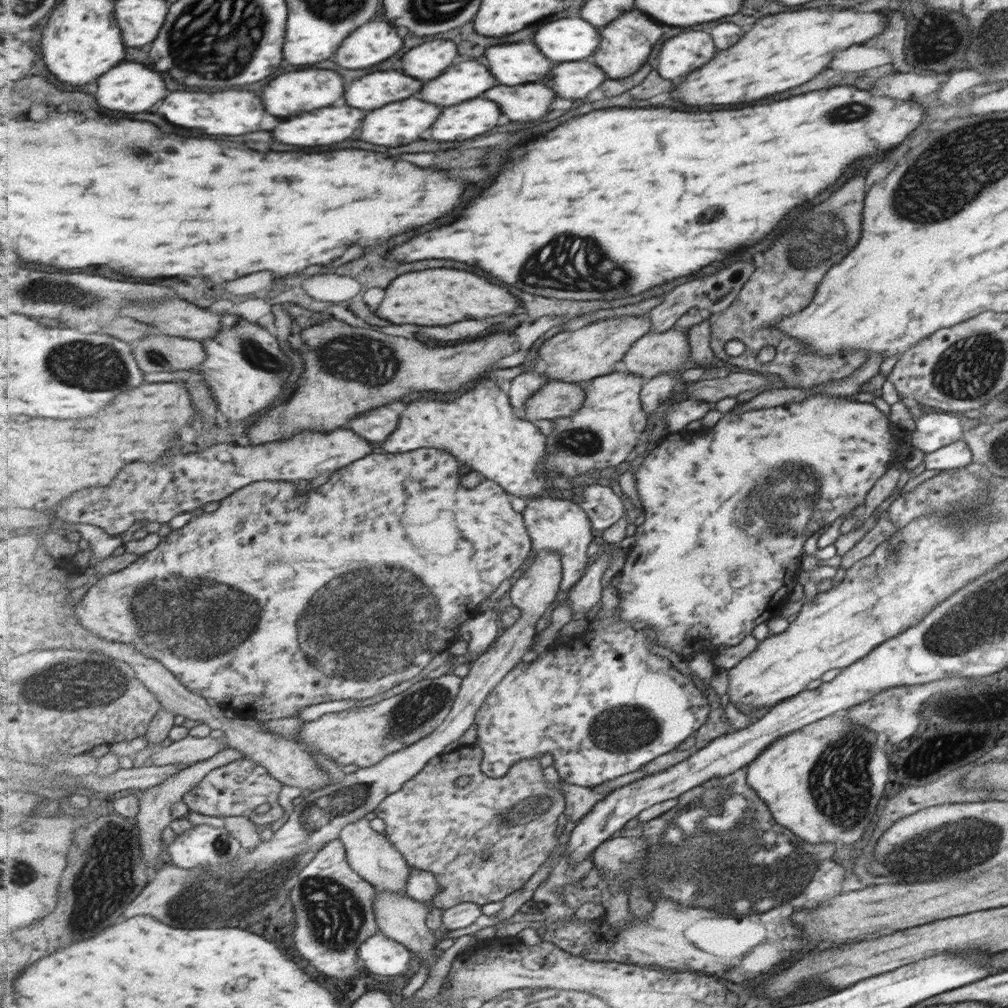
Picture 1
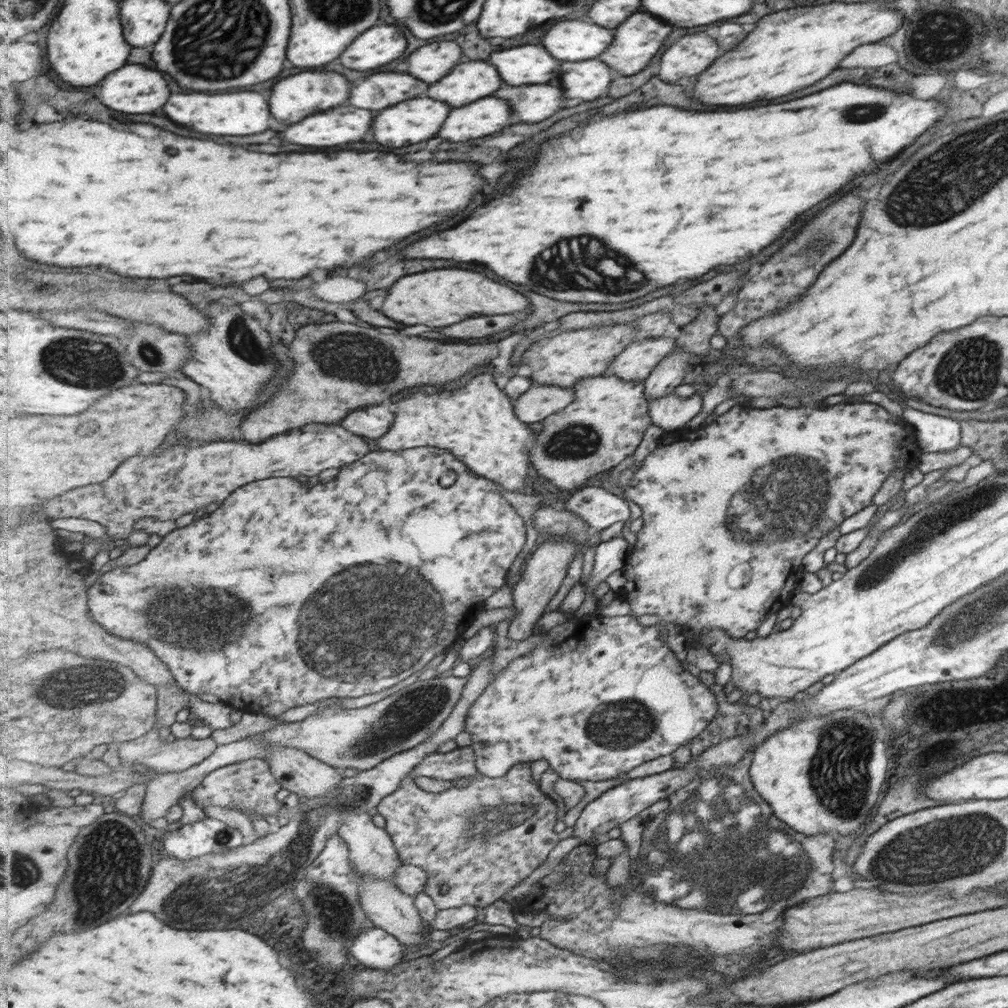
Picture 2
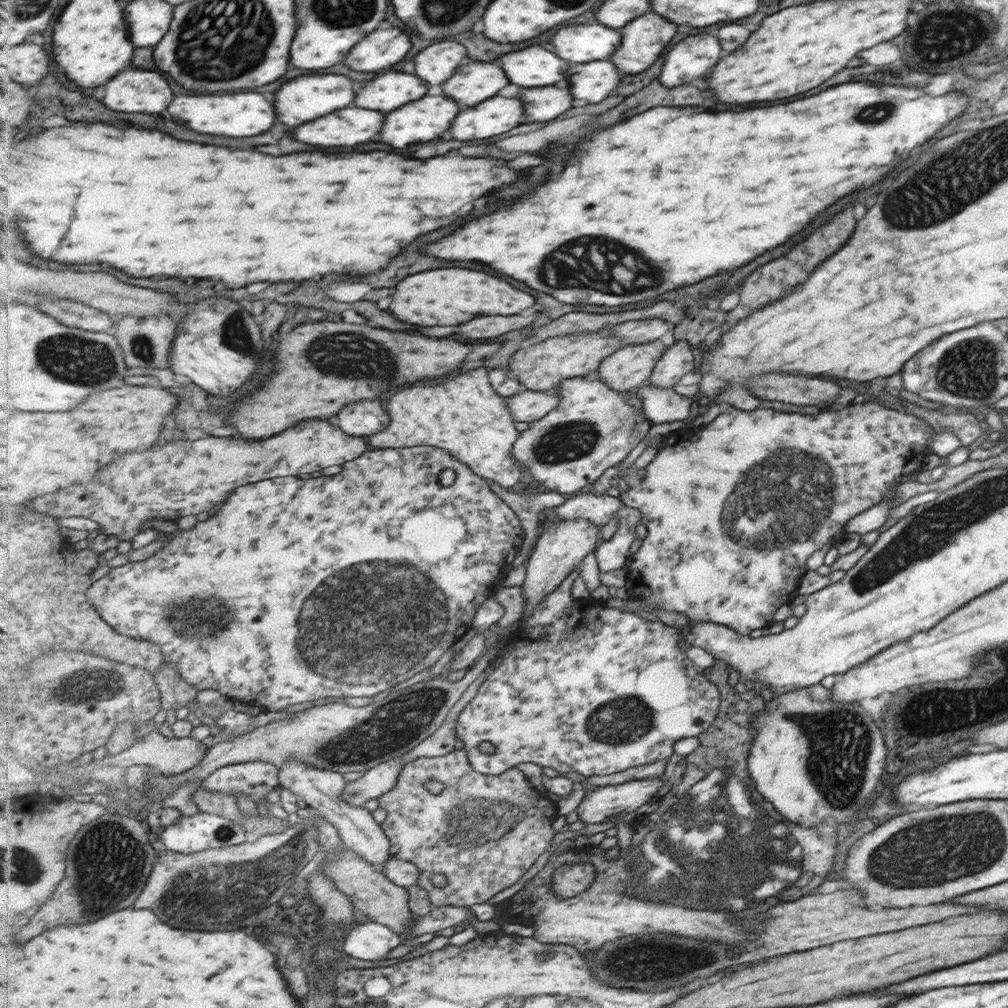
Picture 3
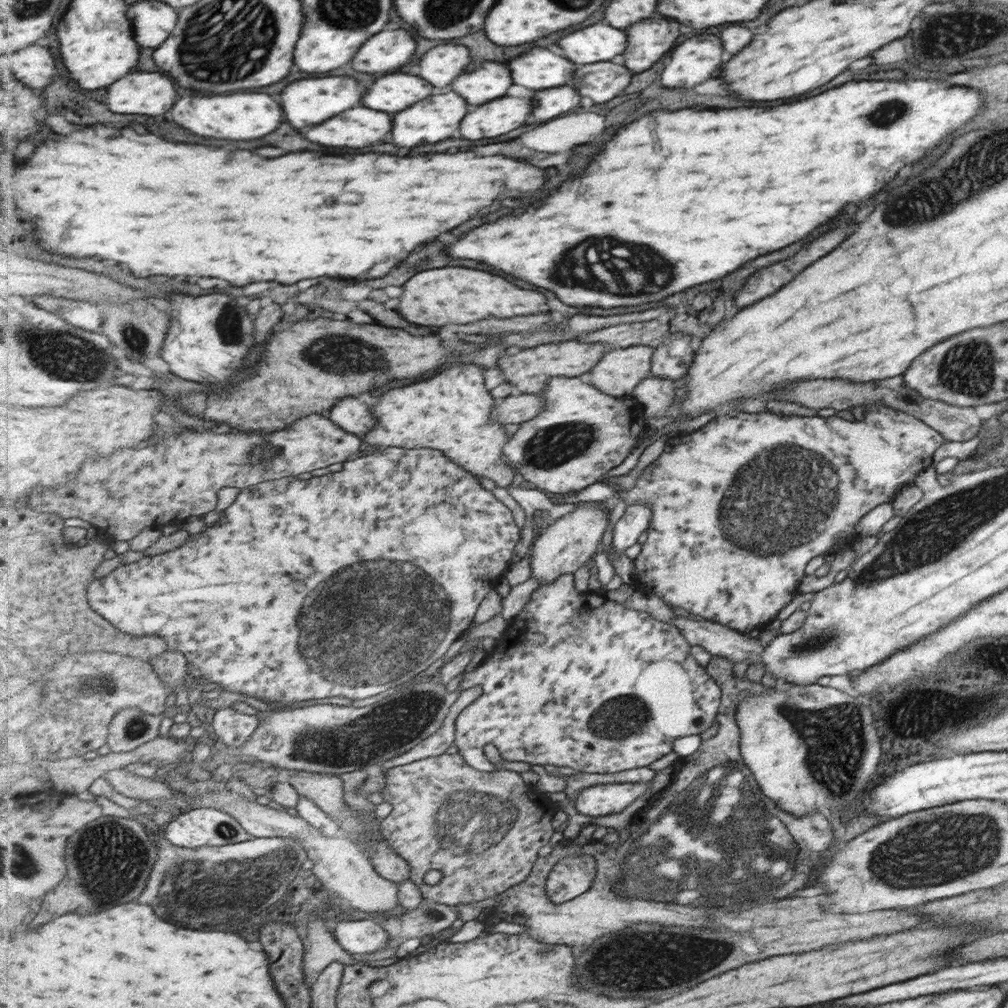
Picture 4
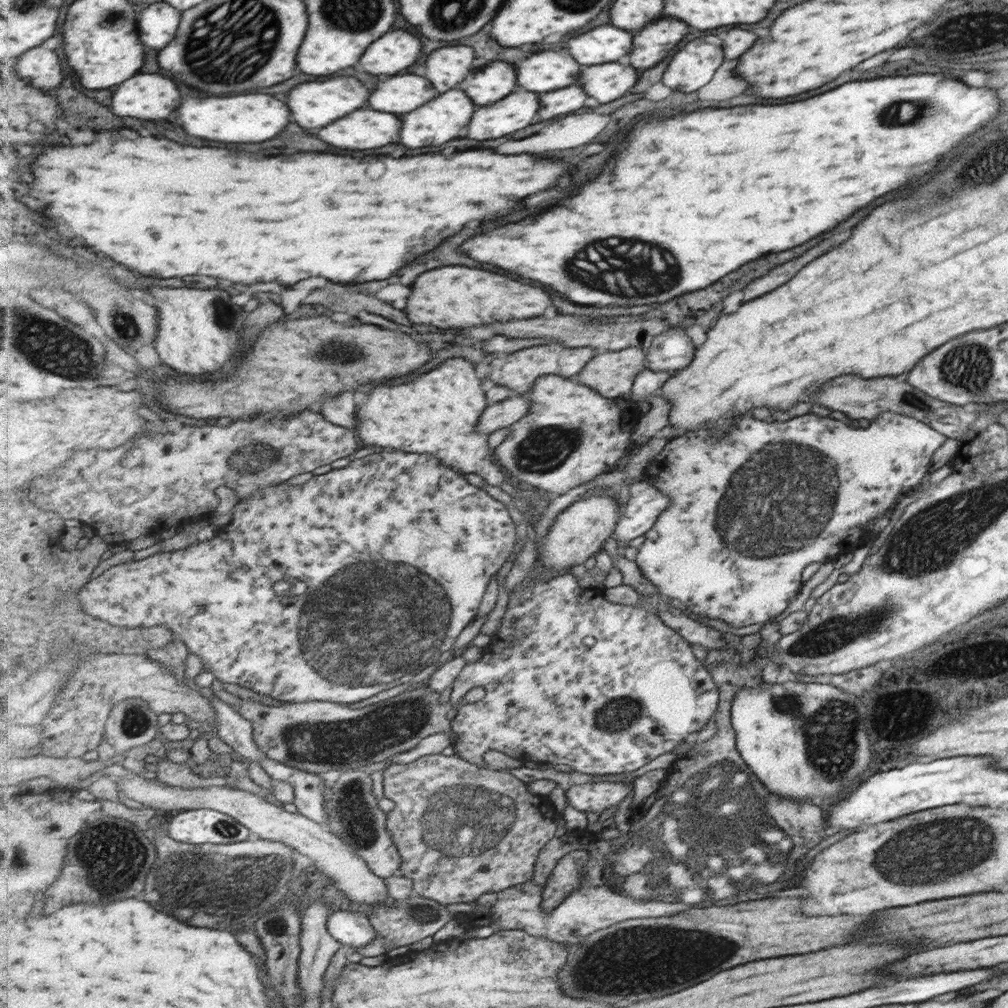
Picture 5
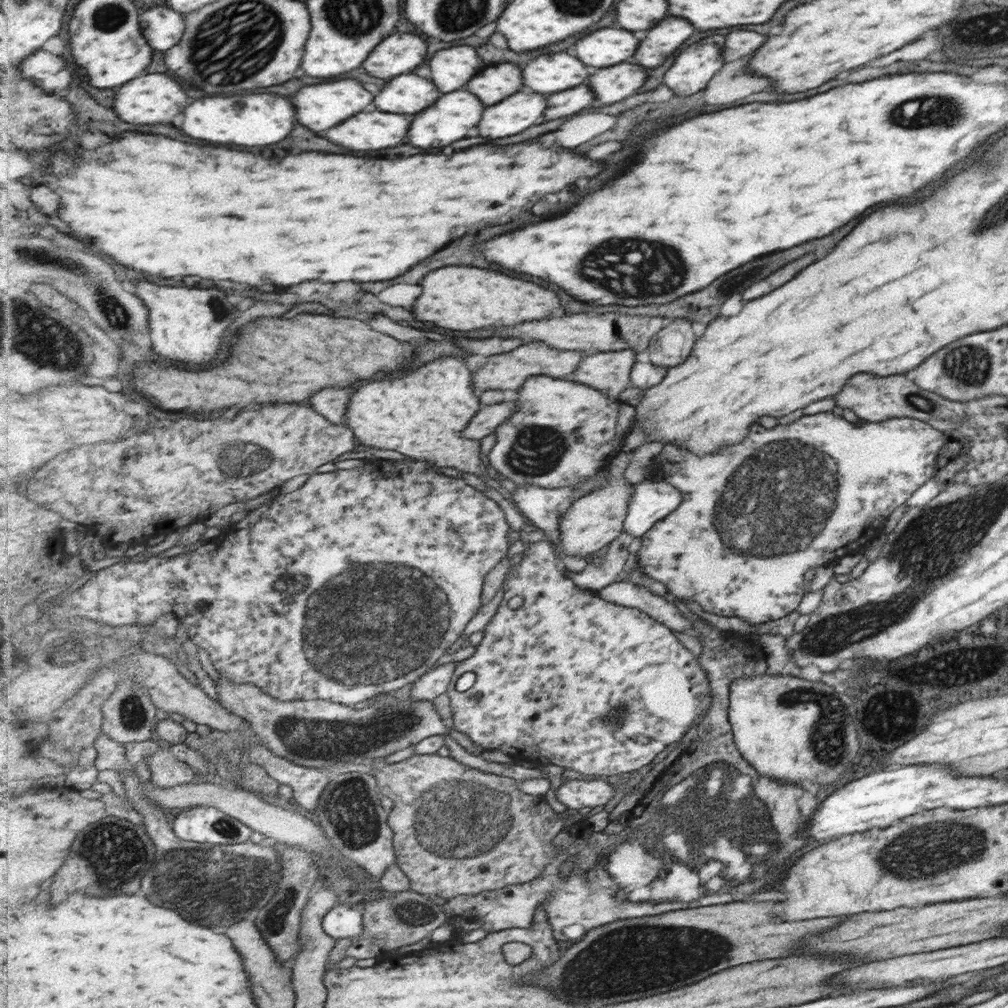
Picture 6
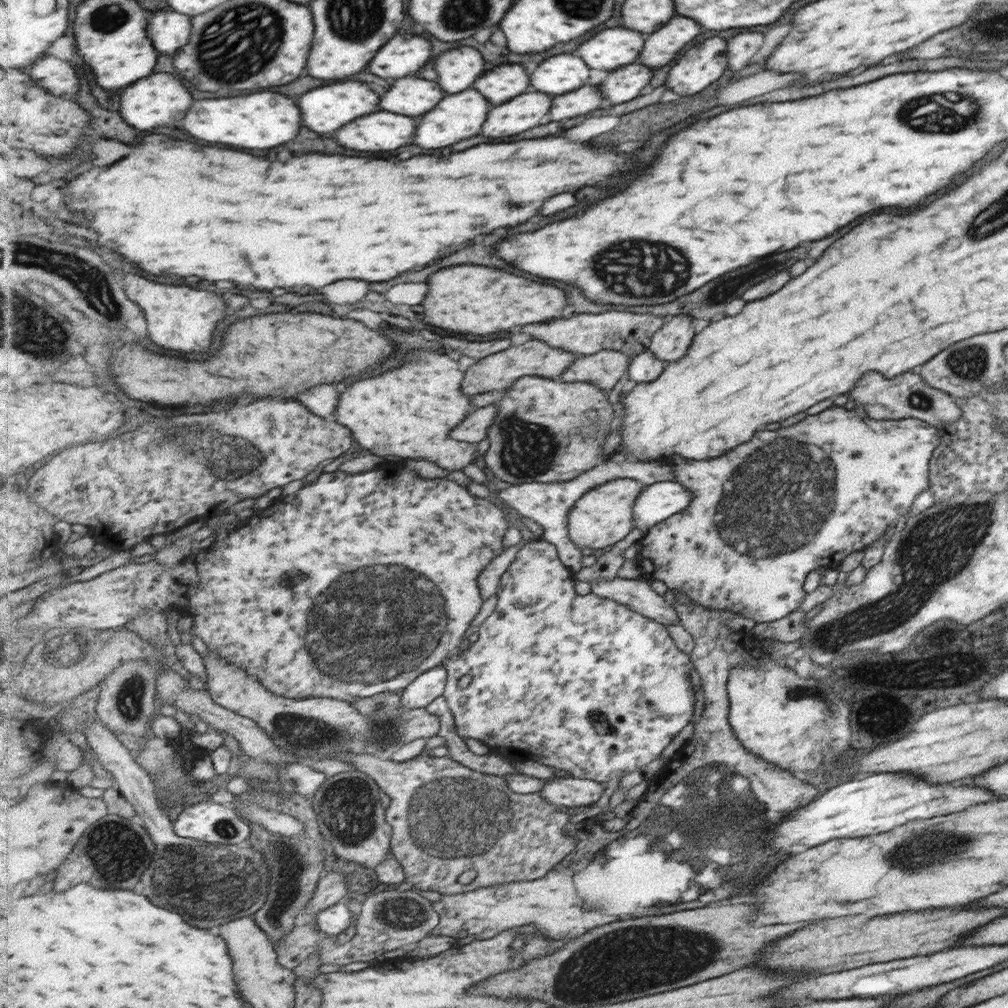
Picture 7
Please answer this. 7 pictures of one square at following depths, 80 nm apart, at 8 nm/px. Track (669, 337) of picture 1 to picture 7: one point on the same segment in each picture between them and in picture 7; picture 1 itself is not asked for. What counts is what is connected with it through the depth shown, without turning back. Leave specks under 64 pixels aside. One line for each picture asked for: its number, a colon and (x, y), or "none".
2: (636, 363)
3: (629, 368)
4: (618, 373)
5: (612, 373)
6: (610, 371)
7: (604, 369)

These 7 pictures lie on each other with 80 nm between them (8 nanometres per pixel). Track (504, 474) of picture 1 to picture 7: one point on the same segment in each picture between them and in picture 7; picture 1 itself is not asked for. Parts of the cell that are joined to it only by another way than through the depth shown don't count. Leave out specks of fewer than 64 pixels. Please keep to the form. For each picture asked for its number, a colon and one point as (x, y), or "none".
2: (477, 421)
3: (464, 414)
4: (454, 412)
5: (438, 413)
6: (422, 414)
7: (409, 411)

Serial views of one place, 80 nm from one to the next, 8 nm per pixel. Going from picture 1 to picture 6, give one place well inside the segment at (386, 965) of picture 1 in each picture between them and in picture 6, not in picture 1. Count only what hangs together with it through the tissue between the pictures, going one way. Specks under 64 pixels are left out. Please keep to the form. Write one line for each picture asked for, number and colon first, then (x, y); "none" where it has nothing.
2: (375, 948)
3: (371, 941)
4: (363, 936)
5: (352, 928)
6: (341, 922)

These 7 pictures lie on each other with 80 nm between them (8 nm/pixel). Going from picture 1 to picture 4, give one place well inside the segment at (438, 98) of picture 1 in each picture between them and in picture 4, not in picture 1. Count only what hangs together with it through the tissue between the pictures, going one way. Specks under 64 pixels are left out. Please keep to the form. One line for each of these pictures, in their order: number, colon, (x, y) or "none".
2: (468, 82)
3: (476, 82)
4: (491, 81)

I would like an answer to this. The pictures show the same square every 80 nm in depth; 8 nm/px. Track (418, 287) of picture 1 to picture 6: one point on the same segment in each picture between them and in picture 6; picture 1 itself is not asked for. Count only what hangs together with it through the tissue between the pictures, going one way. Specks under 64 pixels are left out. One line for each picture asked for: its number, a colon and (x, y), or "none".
2: (439, 298)
3: (449, 296)
4: (453, 295)
5: (455, 296)
6: (465, 298)

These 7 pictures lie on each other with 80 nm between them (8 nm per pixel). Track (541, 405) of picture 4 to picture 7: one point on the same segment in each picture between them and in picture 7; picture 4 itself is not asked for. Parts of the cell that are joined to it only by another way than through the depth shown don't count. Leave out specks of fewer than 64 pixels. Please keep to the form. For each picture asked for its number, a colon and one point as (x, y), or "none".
5: (503, 414)
6: (488, 419)
7: (474, 429)

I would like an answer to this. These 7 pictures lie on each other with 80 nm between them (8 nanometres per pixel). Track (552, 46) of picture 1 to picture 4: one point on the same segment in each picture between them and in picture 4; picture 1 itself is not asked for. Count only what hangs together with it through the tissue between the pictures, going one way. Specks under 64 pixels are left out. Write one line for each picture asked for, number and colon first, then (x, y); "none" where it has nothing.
2: (573, 41)
3: (580, 44)
4: (600, 42)

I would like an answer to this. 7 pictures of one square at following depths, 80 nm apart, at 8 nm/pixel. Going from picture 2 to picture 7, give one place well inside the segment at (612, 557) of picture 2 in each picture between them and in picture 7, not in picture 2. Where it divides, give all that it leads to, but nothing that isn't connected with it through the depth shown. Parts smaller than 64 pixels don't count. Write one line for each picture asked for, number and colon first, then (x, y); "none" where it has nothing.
3: (613, 554)
4: (637, 519)
5: (646, 503)
6: (652, 500)
7: (659, 501)

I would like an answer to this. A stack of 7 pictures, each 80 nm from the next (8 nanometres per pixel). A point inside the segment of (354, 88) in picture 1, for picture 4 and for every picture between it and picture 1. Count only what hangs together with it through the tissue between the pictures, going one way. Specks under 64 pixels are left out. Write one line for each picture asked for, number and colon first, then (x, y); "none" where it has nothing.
2: (379, 91)
3: (386, 93)
4: (396, 92)

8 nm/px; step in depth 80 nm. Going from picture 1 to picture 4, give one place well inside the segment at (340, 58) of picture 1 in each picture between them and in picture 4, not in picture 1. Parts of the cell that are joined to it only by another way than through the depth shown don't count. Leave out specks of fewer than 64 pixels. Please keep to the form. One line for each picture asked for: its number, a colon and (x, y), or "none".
2: (380, 45)
3: (385, 48)
4: (386, 52)

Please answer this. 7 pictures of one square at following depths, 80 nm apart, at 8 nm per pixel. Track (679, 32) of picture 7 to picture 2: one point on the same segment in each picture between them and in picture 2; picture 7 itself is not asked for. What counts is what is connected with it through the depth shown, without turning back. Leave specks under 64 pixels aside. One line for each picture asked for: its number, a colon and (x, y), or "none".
2: (636, 42)
3: (642, 41)
4: (648, 40)
5: (654, 42)
6: (663, 40)

